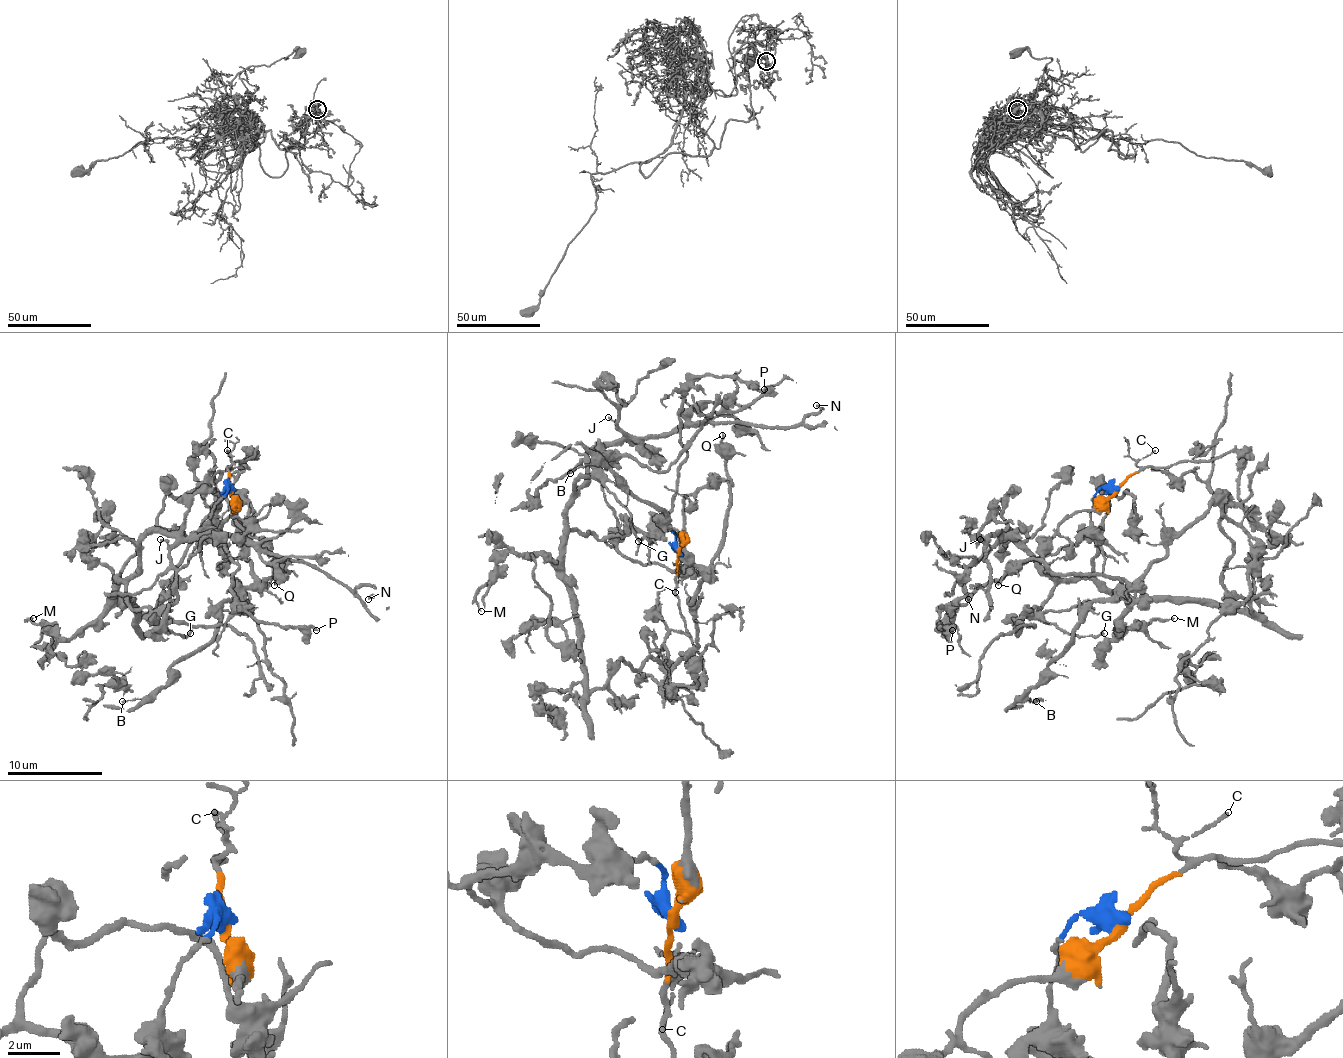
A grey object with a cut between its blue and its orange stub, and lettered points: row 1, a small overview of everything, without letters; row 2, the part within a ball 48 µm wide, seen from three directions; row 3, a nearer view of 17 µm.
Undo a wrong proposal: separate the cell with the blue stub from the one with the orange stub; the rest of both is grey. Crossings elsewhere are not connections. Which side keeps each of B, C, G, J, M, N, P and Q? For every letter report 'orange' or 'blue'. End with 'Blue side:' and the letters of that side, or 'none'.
B: orange
C: orange
G: blue
J: blue
M: blue
N: blue
P: blue
Q: orange
Blue side: G, J, M, N, P

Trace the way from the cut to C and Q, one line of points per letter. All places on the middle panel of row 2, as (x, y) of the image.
C: (679, 553), (676, 577), (681, 575), (674, 591)
Q: (679, 553), (684, 501), (700, 486), (715, 486), (726, 475), (722, 434)

